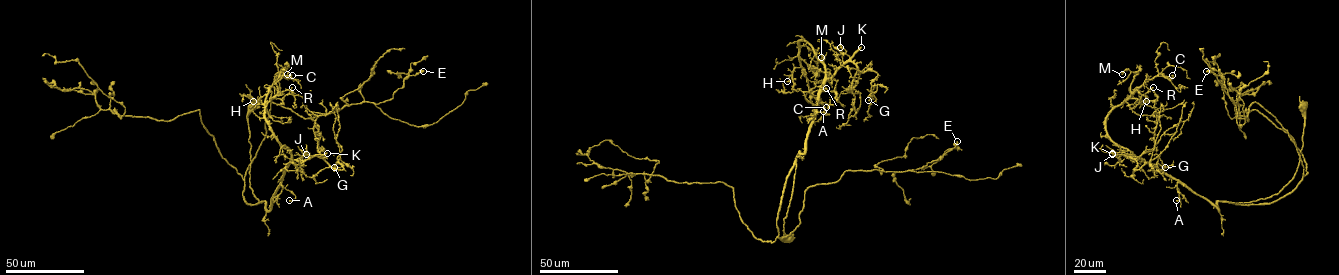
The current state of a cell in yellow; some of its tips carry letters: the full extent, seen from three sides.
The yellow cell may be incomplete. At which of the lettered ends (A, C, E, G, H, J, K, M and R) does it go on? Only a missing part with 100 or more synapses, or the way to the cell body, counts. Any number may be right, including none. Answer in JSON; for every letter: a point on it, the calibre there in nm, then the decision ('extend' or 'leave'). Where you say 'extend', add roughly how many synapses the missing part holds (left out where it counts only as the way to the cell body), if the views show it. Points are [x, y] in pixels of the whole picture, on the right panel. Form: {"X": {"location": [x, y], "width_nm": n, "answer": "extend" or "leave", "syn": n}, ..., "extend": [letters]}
{"A": {"location": [1176, 200], "width_nm": 320, "answer": "leave"}, "C": {"location": [1172, 75], "width_nm": 260, "answer": "leave"}, "E": {"location": [1206, 71], "width_nm": 380, "answer": "leave"}, "G": {"location": [1165, 167], "width_nm": 340, "answer": "leave"}, "H": {"location": [1146, 101], "width_nm": 280, "answer": "leave"}, "J": {"location": [1112, 154], "width_nm": 170, "answer": "leave"}, "K": {"location": [1112, 153], "width_nm": 400, "answer": "extend", "syn": 350}, "M": {"location": [1122, 74], "width_nm": 140, "answer": "leave"}, "R": {"location": [1153, 87], "width_nm": 160, "answer": "leave"}, "extend": ["K"]}

